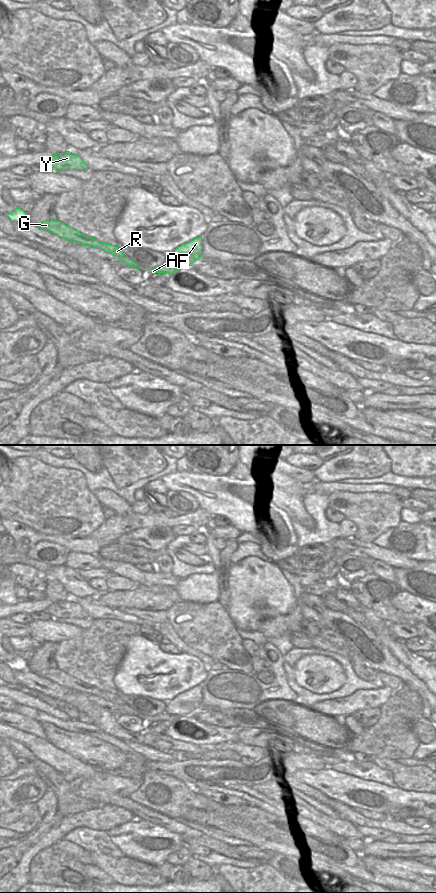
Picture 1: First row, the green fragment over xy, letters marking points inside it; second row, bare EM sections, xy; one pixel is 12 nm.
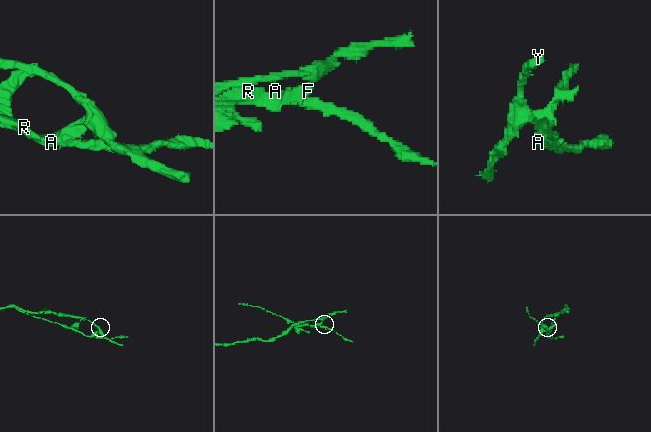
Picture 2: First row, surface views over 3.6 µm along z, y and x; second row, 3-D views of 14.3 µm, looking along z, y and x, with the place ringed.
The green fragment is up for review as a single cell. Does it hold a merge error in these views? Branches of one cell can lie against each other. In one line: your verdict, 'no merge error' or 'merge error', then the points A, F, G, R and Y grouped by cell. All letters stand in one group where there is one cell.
merge error | A / F G R Y

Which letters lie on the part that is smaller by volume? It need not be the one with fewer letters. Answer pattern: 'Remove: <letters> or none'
Remove: A

